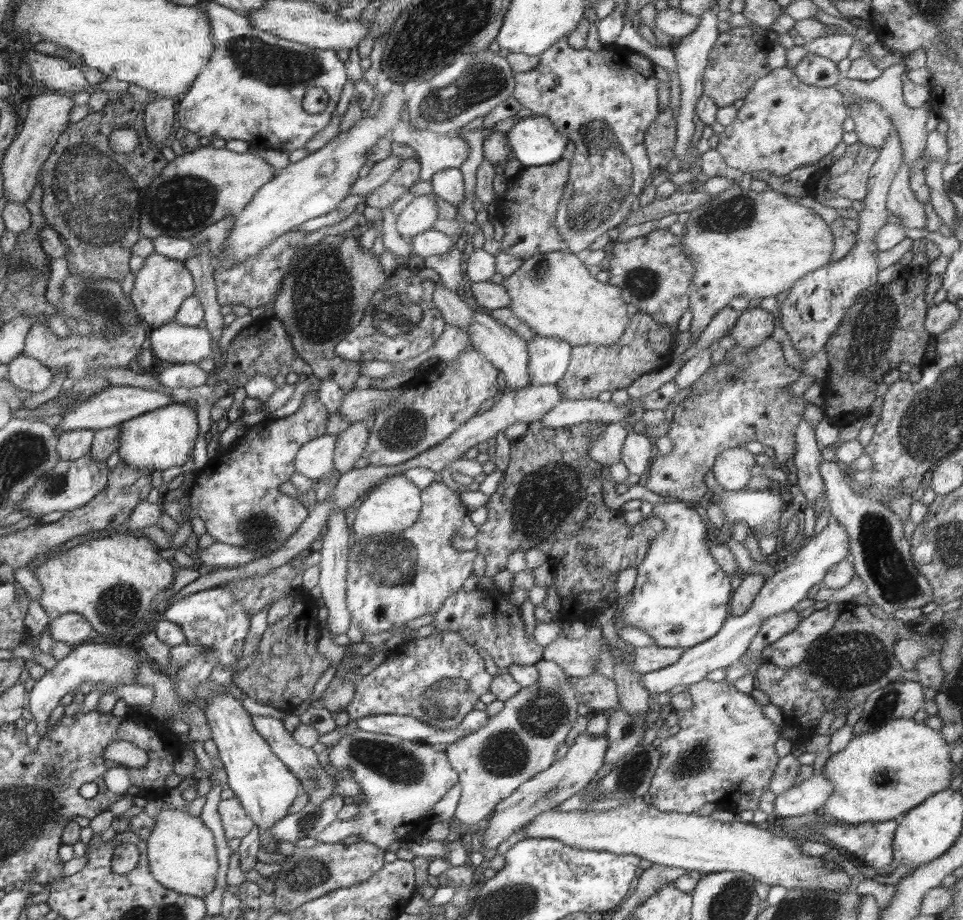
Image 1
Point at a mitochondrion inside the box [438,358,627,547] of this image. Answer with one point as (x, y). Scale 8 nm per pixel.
(547, 493)

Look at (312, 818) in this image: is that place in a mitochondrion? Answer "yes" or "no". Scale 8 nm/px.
yes

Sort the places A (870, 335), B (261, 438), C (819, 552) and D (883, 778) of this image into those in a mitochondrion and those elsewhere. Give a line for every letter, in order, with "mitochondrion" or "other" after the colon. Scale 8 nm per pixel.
A: mitochondrion
B: other
C: other
D: mitochondrion

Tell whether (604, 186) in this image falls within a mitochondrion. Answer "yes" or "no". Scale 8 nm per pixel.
yes

